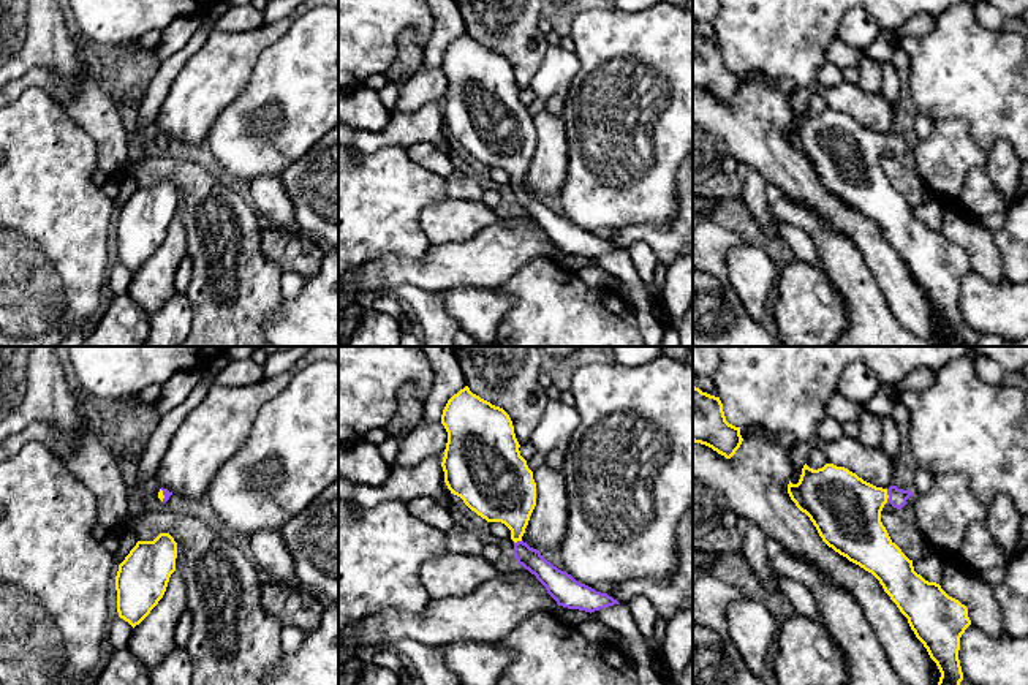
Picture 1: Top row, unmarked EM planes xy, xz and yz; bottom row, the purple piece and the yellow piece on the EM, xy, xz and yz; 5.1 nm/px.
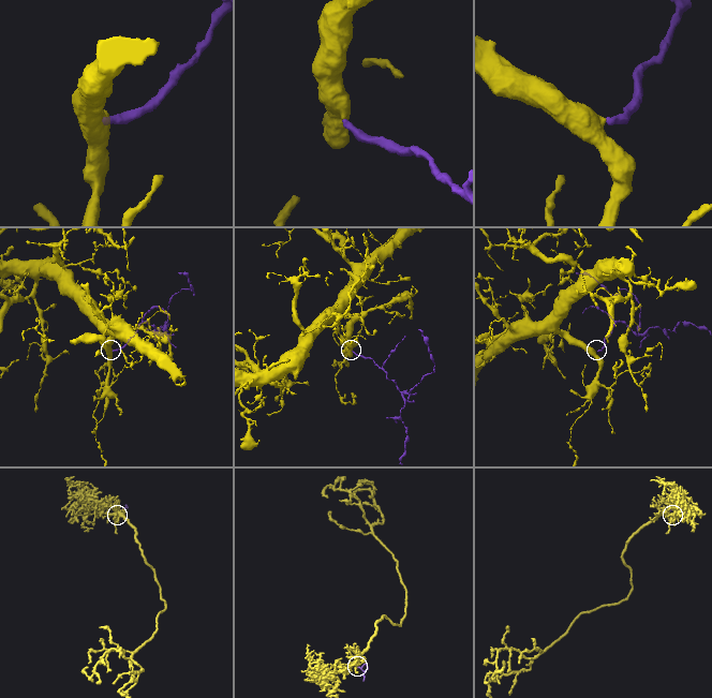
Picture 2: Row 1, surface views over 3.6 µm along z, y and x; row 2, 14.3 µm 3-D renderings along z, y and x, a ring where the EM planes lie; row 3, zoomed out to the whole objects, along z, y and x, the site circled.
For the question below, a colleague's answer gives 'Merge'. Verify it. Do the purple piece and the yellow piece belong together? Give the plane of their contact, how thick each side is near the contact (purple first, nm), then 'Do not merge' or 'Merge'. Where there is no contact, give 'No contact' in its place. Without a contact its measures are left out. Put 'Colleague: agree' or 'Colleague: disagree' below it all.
Touches purple in yz. Thickness 100 nm (purple) against 360 nm. Merge
Colleague: agree

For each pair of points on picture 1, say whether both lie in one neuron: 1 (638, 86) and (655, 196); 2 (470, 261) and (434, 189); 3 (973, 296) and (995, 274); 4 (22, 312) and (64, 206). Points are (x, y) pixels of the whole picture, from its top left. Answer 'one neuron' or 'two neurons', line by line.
1: one neuron
2: two neurons
3: two neurons
4: one neuron

